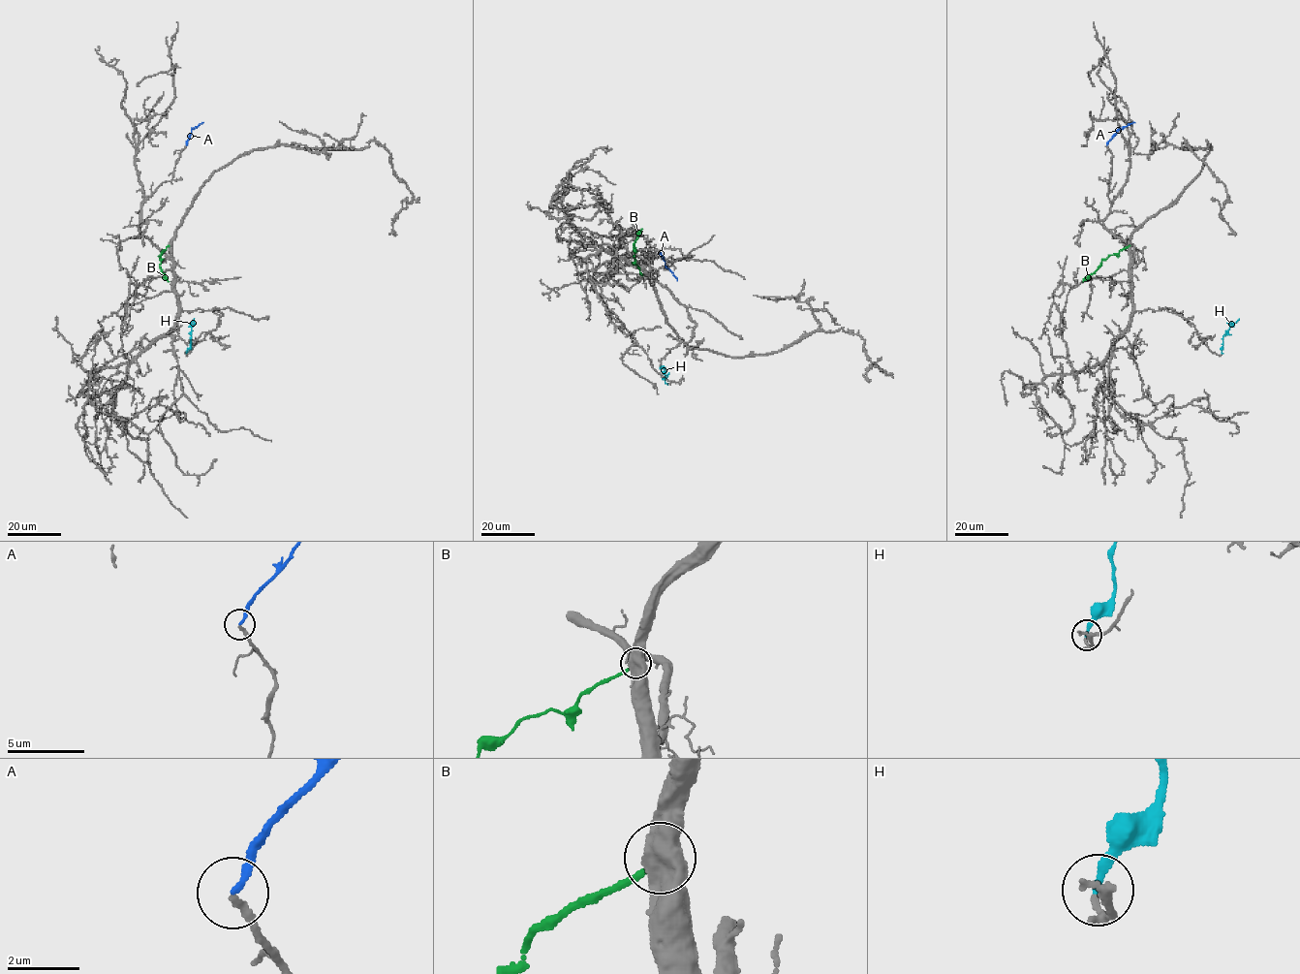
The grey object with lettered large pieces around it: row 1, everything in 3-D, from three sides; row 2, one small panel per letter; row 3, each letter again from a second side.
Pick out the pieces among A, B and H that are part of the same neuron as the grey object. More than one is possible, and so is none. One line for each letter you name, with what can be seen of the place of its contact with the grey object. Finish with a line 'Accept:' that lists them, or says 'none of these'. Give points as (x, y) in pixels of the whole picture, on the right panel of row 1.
A: meets grey at (1106, 145)
H: meets grey at (1222, 353)
Accept: A, H

